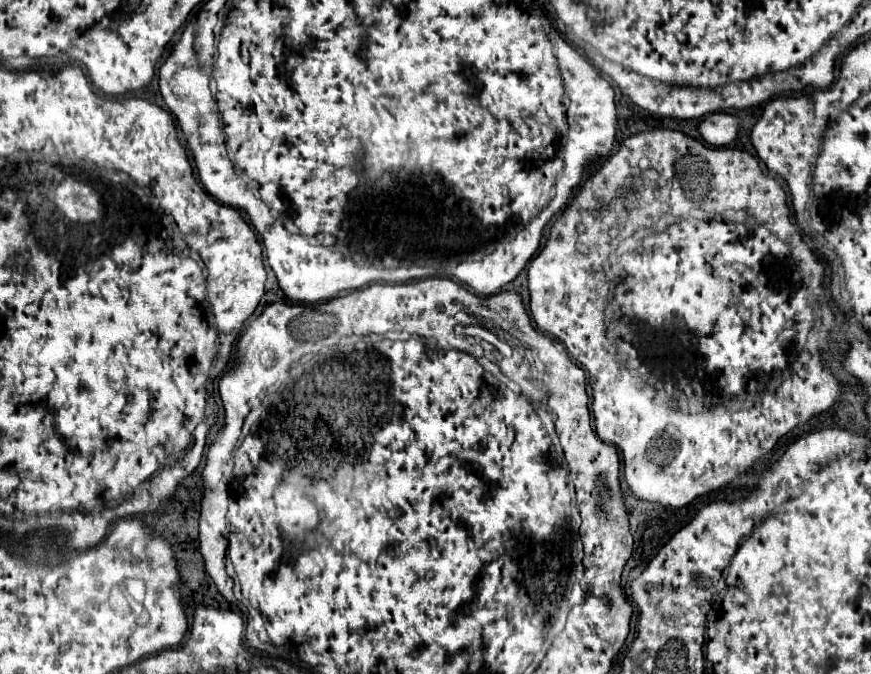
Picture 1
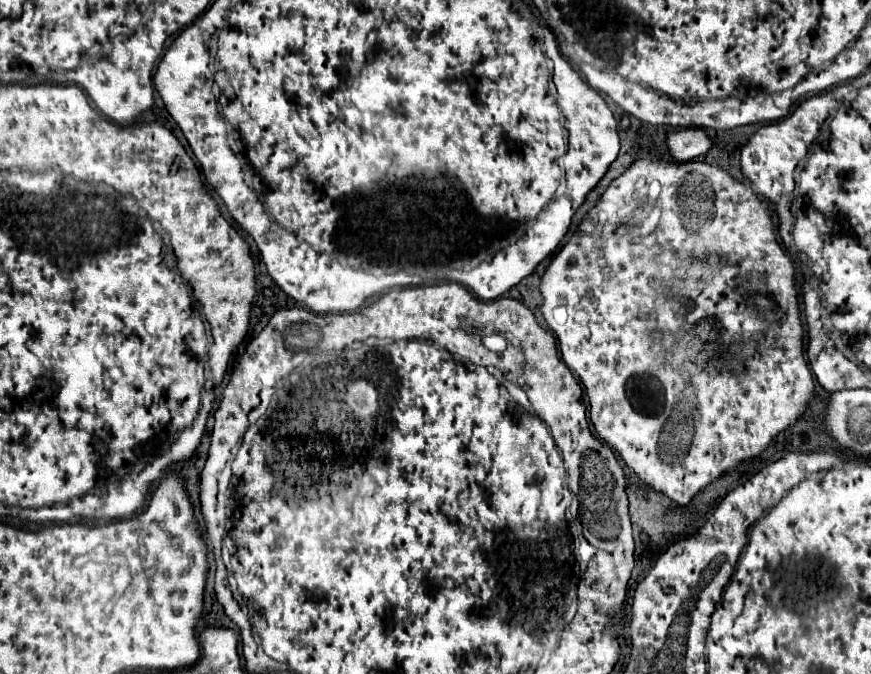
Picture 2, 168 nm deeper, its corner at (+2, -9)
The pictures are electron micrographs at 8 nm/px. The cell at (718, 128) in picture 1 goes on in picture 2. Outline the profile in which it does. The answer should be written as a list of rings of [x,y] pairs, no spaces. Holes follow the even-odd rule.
[[[681,130],[667,136],[669,152],[675,160],[693,160],[713,148],[713,138],[705,130]]]

